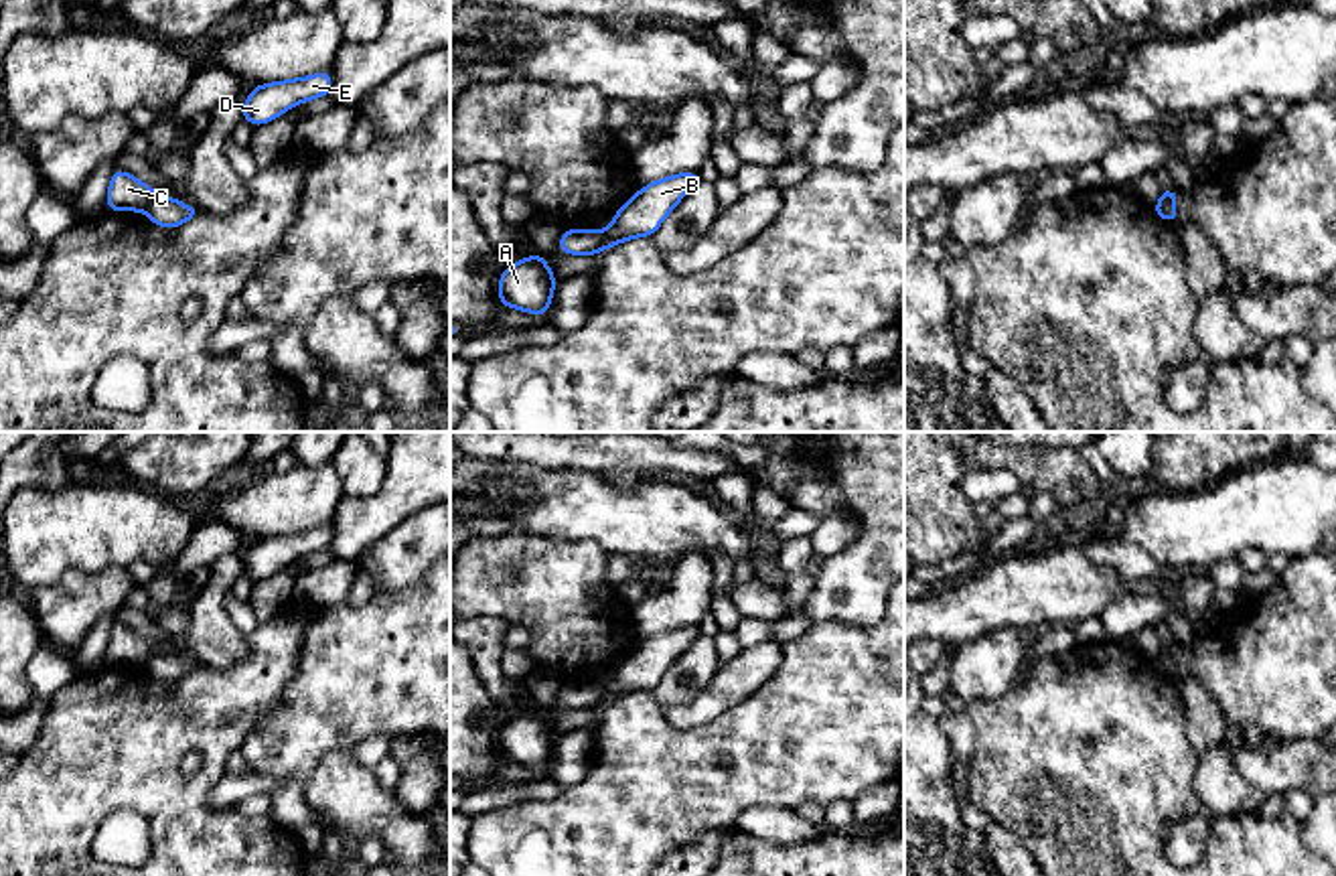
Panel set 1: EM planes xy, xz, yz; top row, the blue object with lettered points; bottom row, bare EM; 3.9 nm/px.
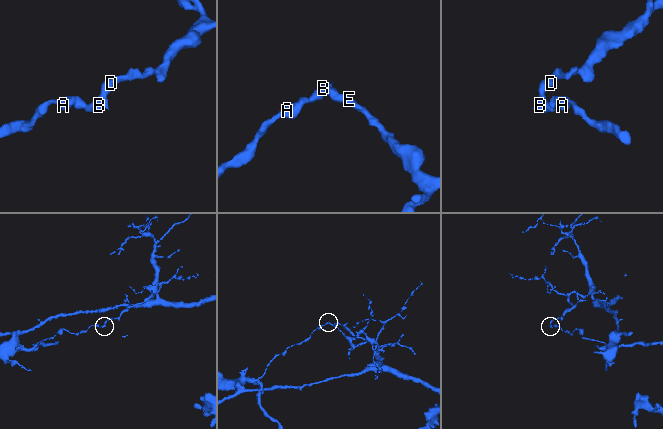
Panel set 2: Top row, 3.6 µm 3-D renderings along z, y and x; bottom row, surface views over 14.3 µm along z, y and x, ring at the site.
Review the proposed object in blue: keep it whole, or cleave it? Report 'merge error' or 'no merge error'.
merge error

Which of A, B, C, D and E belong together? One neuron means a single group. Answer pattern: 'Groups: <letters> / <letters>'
Groups: A C / B D E

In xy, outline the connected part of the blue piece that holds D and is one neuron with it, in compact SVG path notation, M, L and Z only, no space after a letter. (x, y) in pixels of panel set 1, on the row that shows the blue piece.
M330 69L310 77L259 83L253 91L249 91L247 99L241 103L243 120L253 124L255 128L264 126L296 103L304 103L316 97L328 97L330 87Z

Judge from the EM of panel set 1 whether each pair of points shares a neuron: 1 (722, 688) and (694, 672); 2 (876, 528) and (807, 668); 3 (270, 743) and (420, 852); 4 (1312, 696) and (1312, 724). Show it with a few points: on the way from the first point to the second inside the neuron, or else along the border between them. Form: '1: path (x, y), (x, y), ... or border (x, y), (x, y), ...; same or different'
1: border (722, 666), (688, 702), (670, 706); different
2: border (878, 621), (866, 627), (813, 623); different
3: border (351, 749), (319, 763), (303, 787), (309, 808); different
4: path (1312, 702), (1312, 718); same

